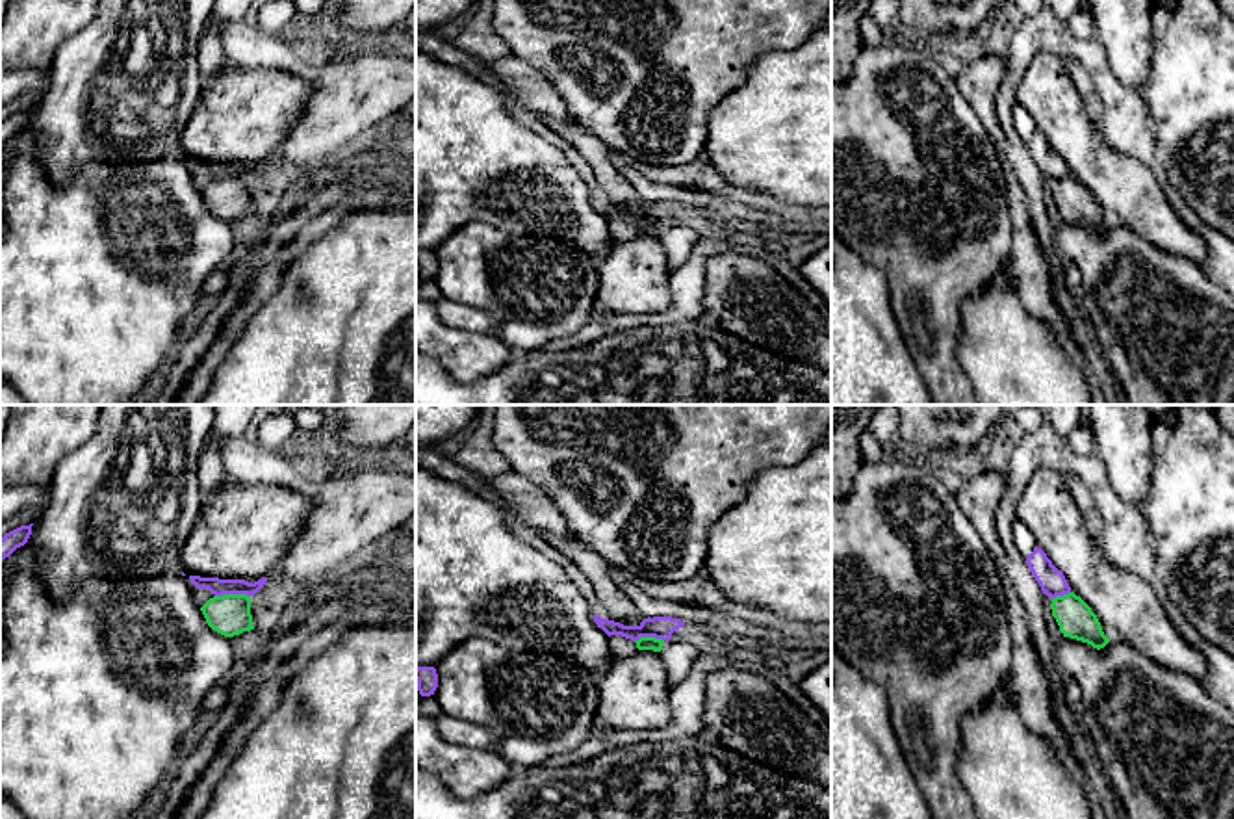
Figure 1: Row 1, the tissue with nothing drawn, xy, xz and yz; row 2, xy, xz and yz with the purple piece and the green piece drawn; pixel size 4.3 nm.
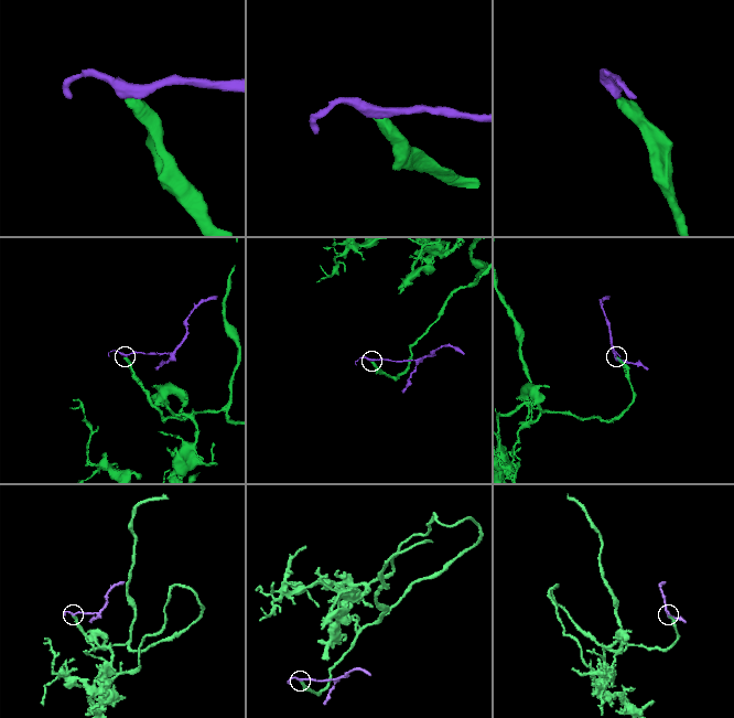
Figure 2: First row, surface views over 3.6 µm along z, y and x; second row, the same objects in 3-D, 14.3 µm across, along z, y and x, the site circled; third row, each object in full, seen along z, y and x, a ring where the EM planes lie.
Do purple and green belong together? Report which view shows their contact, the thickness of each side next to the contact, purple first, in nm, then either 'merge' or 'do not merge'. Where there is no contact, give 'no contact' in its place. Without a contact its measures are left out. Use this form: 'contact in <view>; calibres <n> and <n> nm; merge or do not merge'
contact in xy; calibres 70 and 180 nm; do not merge

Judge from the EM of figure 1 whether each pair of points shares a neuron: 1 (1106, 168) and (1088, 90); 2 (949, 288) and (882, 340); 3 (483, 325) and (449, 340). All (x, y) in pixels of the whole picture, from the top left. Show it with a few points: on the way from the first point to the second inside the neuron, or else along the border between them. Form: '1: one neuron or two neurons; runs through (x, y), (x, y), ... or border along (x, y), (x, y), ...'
1: two neurons; border along (1077, 88), (1086, 117), (1099, 130)
2: two neurons; border along (886, 286), (889, 311), (904, 348), (917, 368)
3: two neurons; border along (435, 305), (437, 316), (451, 327), (490, 337)

